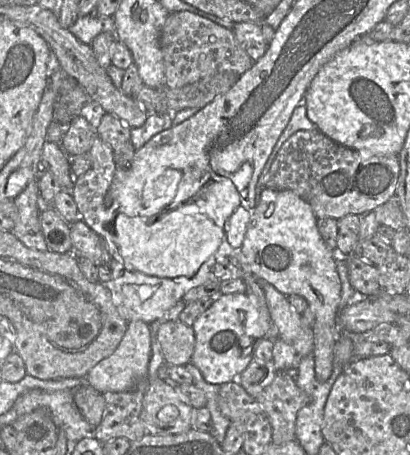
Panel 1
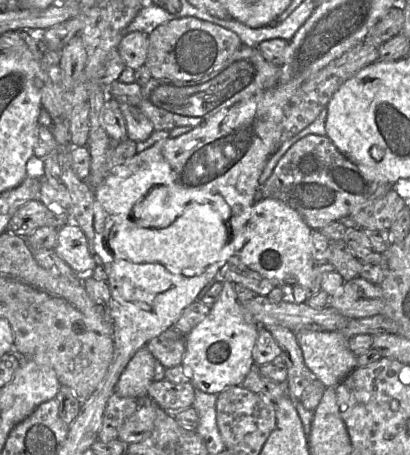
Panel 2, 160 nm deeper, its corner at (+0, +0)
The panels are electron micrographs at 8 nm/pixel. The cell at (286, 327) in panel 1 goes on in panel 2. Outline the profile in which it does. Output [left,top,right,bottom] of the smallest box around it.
[294,330,357,387]

